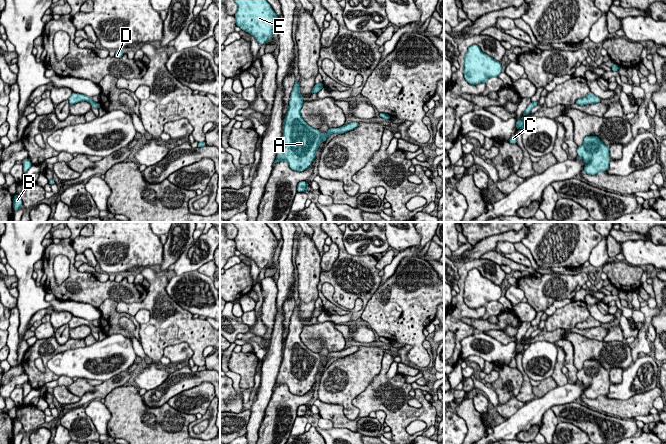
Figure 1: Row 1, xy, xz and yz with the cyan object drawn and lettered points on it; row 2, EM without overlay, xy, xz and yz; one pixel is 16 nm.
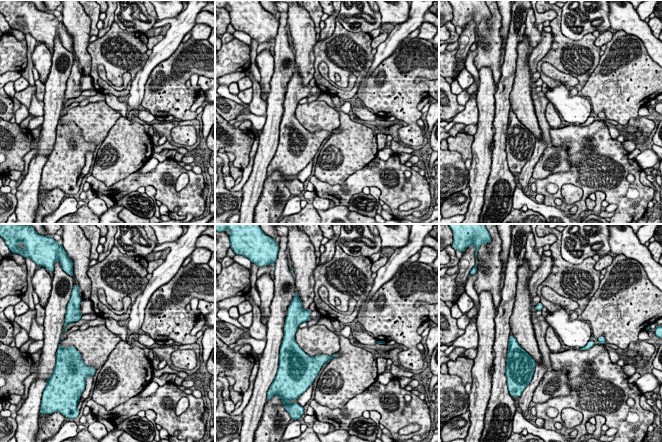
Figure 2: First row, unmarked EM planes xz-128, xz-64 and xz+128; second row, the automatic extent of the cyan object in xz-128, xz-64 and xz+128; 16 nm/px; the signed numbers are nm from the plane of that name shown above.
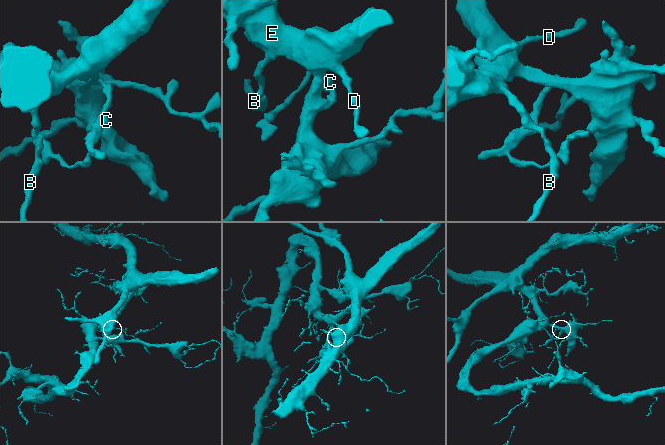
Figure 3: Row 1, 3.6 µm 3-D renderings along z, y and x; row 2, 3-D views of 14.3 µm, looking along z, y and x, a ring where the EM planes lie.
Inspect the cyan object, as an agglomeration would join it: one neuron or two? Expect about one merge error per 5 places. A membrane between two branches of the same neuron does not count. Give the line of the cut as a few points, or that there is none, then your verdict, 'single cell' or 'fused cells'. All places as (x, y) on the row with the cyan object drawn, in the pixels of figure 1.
no cut; single cell

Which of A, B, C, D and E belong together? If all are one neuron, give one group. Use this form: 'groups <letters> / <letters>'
groups A B C D E

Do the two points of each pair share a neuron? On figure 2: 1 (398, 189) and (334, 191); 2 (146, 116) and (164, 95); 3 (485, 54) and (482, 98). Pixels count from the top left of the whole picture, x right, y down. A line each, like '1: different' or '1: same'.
1: same
2: different
3: different

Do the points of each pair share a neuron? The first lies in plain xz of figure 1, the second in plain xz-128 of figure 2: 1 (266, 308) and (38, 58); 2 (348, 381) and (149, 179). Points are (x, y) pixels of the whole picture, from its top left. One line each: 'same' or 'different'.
1: same
2: different

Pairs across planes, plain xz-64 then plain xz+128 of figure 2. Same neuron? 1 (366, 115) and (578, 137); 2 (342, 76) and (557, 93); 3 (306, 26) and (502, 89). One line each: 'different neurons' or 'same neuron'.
1: different neurons
2: different neurons
3: different neurons

